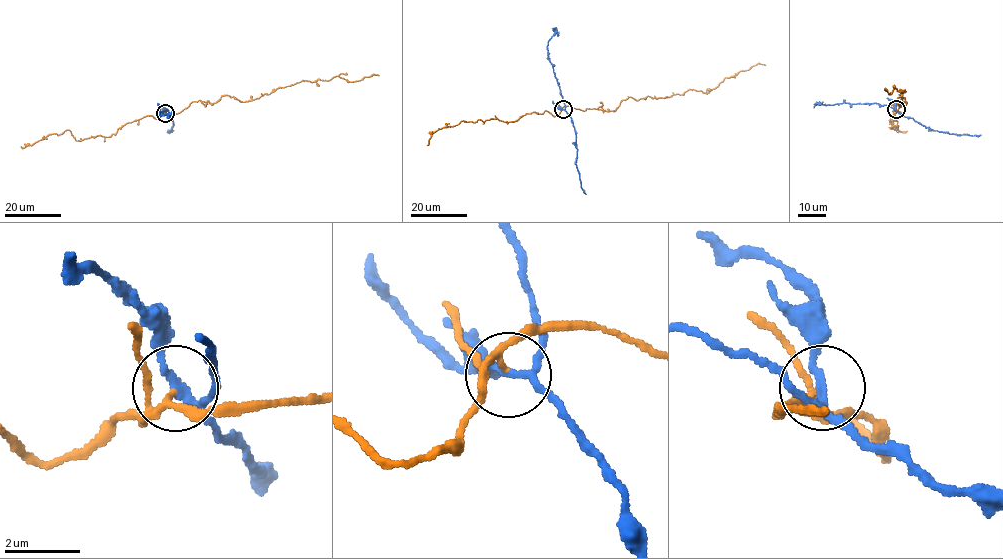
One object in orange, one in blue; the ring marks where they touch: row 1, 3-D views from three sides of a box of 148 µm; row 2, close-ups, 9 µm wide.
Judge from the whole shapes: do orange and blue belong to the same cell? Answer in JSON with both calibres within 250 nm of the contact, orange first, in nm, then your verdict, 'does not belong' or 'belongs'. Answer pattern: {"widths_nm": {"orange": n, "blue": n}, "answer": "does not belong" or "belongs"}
{"widths_nm": {"orange": 130, "blue": 170}, "answer": "does not belong"}

